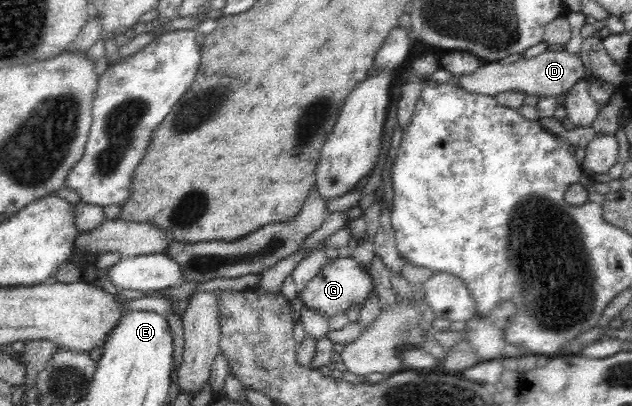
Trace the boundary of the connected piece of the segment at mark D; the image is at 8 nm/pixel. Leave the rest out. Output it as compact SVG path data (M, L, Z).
M545 50L535 58L521 58L514 64L499 64L498 61L485 62L484 65L468 75L453 79L456 86L464 88L467 92L475 94L488 94L494 96L501 92L523 92L537 97L556 97L566 93L577 80L585 76L586 67L582 62L580 53Z

